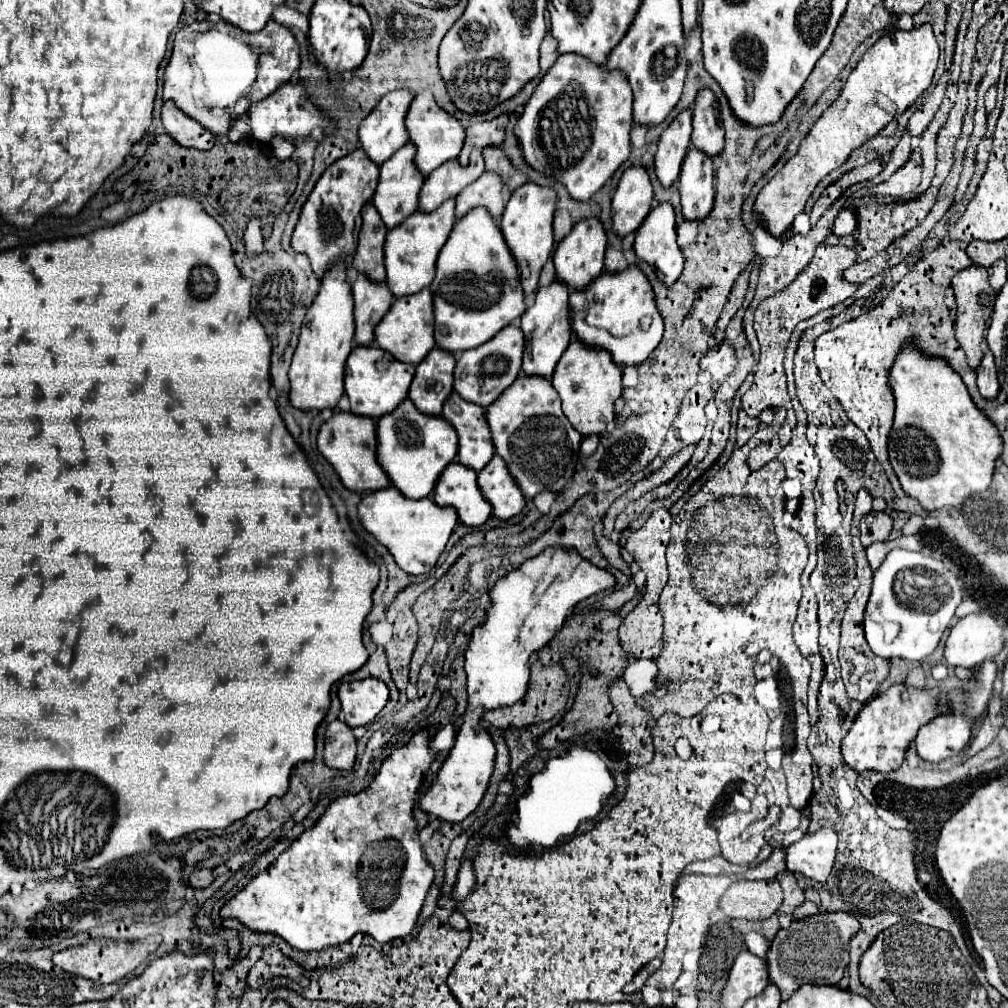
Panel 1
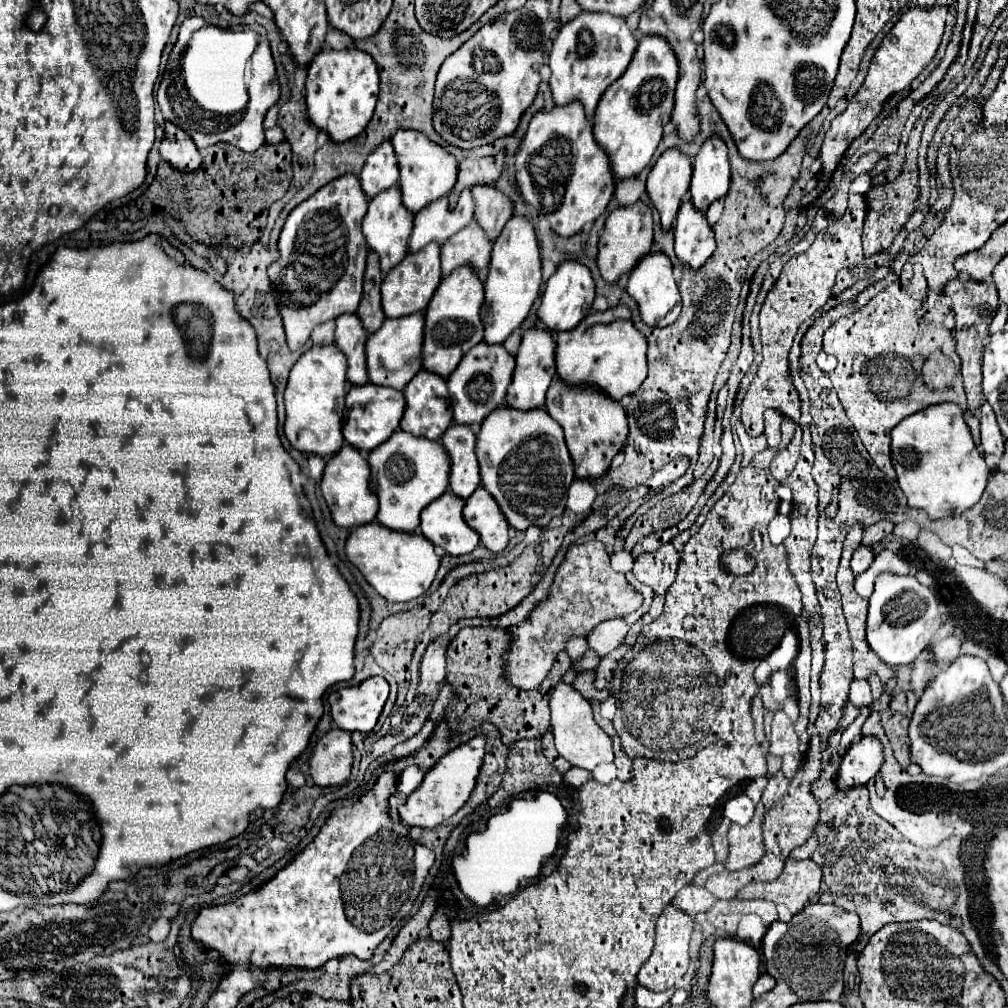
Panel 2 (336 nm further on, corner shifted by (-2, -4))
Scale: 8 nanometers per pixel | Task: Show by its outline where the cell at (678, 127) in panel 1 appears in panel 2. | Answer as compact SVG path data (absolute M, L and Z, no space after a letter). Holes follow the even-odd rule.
M678 148L666 150L656 164L652 166L646 182L648 196L656 210L660 212L662 230L668 230L682 196L688 192L692 176L692 164L686 154L682 154Z

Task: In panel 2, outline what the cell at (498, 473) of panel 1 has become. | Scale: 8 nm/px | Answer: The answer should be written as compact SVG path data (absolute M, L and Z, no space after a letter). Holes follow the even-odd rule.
M482 486L466 500L464 520L480 534L480 542L492 550L502 552L510 540L510 526L500 506Z

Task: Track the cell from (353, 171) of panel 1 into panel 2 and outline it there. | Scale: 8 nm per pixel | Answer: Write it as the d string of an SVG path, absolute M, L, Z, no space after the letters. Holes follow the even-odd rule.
M344 174L290 212L278 240L280 260L268 268L268 276L280 298L290 350L304 346L316 324L358 310L368 254L362 234L366 206L368 198L360 180L354 174Z

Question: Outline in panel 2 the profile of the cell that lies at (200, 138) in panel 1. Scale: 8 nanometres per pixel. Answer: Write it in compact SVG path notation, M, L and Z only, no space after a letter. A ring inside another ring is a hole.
M166 122L164 140L160 144L160 156L162 160L170 162L174 168L186 170L186 172L196 170L202 162L200 152L192 142L192 138L172 122Z

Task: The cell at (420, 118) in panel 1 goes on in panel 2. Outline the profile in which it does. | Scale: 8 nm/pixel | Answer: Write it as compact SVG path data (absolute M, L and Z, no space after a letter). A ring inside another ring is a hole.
M404 128L396 130L392 144L394 144L394 152L398 158L398 166L400 166L398 184L402 190L402 204L410 212L418 212L432 200L436 200L452 190L452 186L456 184L458 162L446 148L432 142L426 134L420 134L418 130L404 130Z

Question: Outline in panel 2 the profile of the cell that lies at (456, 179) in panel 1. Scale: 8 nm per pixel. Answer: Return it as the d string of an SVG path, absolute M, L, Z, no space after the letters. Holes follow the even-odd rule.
M462 190L458 204L454 210L448 206L448 196L438 198L436 202L430 202L420 210L420 214L414 216L414 230L410 236L410 252L418 252L428 242L444 244L452 234L462 230L474 216L474 202L472 202L472 190Z

